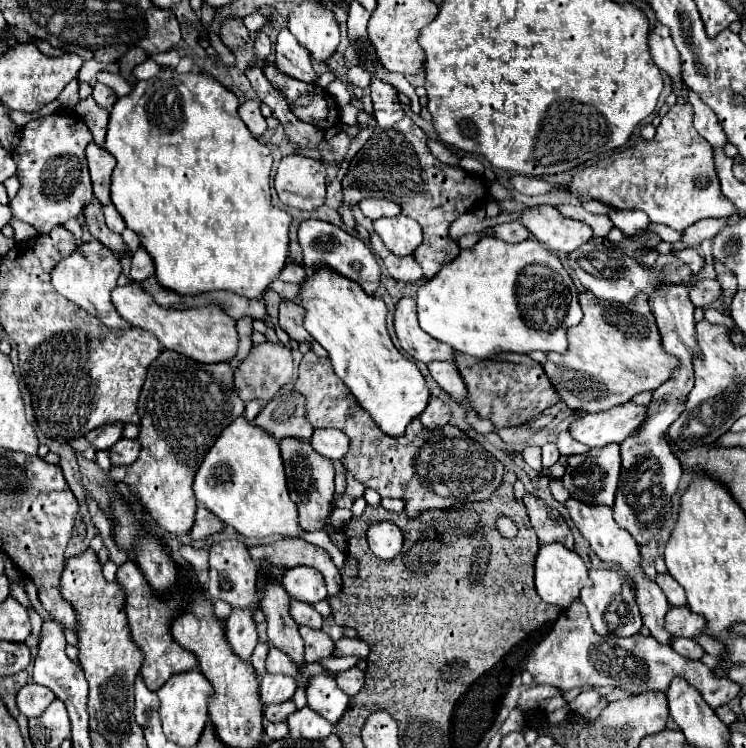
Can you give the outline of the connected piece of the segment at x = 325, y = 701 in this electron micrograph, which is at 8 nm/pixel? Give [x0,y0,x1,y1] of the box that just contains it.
[309,675,349,725]

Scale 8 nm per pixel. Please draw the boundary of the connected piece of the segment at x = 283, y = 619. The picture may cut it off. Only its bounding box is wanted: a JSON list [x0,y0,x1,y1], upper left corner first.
[263,581,305,667]

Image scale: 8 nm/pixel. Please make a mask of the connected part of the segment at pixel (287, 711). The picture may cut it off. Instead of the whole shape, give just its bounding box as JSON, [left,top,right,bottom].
[265,701,297,721]

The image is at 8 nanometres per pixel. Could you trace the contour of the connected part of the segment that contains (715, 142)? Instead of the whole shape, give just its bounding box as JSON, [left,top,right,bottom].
[689,91,727,149]

